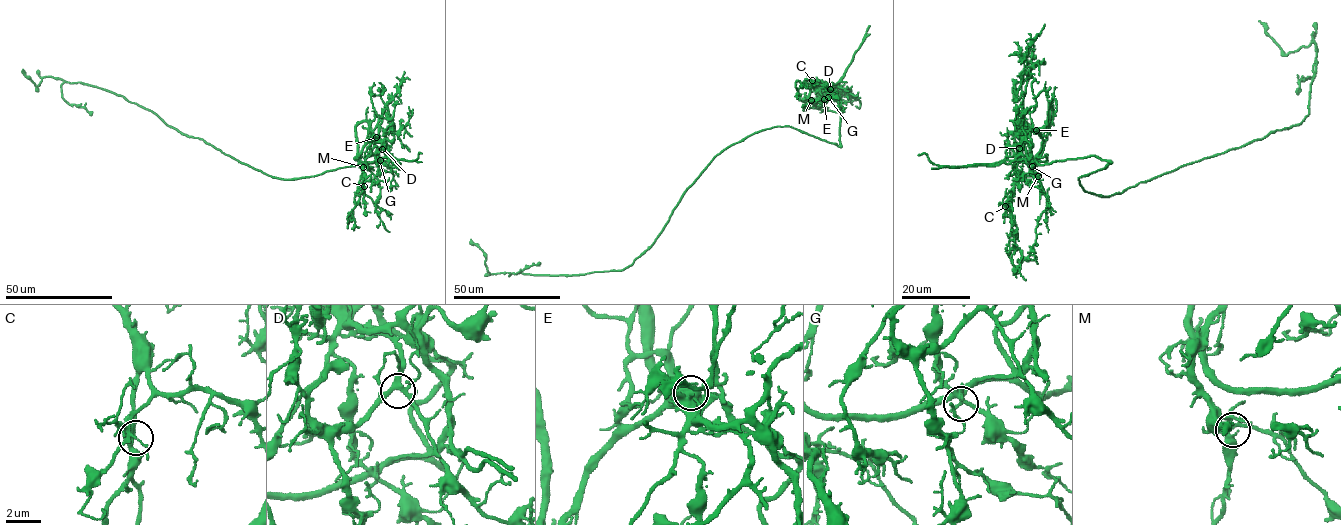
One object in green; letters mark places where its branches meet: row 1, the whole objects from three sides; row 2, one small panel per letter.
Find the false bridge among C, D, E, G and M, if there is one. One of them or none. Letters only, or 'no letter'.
E

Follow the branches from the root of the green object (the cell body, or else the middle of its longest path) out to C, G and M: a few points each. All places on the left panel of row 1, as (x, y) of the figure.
C: (258, 170), (293, 180), (387, 161), (392, 154), (391, 159), (371, 162), (358, 158), (364, 186)
G: (258, 170), (272, 177), (293, 180), (347, 166), (387, 161), (392, 154), (393, 158), (380, 160)
M: (258, 170), (293, 180), (387, 161), (392, 154), (393, 158), (362, 162), (359, 157), (363, 167)

